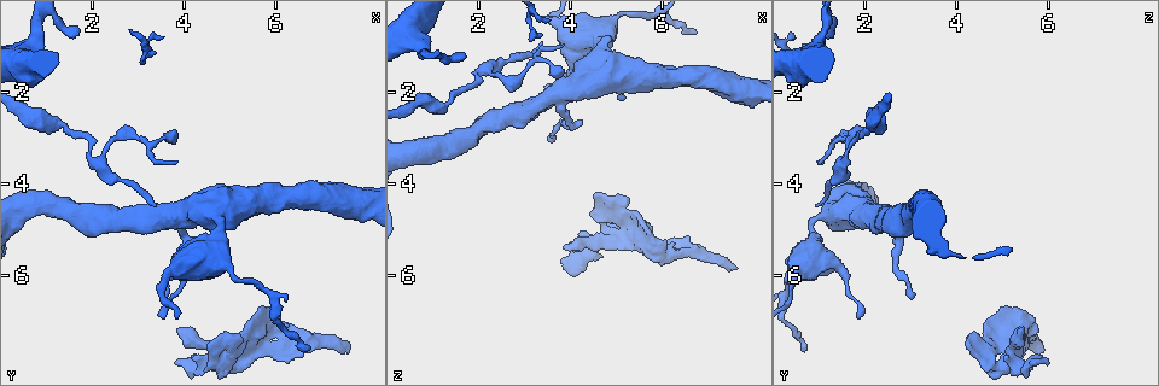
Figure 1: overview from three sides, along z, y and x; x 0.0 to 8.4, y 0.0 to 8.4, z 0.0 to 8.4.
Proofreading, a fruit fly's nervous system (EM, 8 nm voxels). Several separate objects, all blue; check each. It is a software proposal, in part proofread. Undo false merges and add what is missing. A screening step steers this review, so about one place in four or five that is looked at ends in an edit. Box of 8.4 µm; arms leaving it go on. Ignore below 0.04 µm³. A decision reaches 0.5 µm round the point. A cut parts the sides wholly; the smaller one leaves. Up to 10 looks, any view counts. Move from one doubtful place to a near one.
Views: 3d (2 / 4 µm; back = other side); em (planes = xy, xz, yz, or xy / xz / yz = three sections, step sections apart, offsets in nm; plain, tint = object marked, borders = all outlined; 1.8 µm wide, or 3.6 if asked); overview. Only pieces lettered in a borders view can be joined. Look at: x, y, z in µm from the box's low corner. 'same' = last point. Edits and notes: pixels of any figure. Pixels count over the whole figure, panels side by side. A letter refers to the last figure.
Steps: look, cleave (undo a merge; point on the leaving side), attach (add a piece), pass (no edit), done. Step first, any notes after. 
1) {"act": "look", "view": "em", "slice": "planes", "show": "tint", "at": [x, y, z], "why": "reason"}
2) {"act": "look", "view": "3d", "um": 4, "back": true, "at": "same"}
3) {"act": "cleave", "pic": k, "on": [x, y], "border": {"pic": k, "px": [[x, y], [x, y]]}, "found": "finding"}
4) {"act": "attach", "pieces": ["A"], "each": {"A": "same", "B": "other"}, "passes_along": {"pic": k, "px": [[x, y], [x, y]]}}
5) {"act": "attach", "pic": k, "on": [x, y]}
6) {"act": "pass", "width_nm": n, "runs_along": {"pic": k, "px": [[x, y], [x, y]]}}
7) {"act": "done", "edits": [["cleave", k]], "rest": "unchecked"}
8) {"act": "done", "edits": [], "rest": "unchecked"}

{"act": "look", "view": "em", "um": 3.6, "slice": "xz", "step": 4, "show": "borders", "at": [4.65, 7.45, 4.25], "why": "closes a loop"}

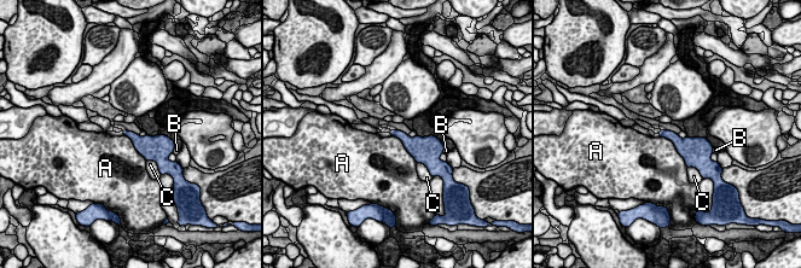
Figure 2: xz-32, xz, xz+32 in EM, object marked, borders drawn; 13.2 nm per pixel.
{"act": "pass", "each": {"A": "other", "B": "other", "C": "other"}, "found": "continuous, no second neuron"}

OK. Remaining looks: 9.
{"act": "look", "view": "em", "slice": "planes", "show": "borders", "at": [3.85, 7.90, 5.85], "why": "an open end"}

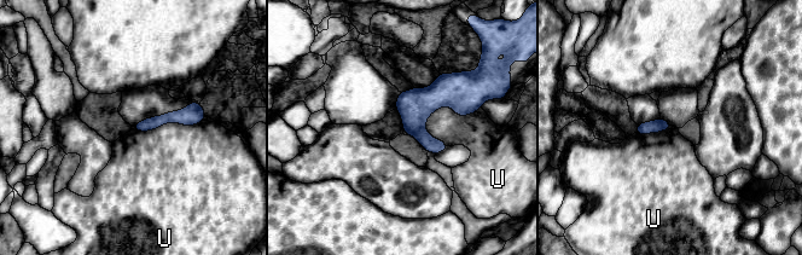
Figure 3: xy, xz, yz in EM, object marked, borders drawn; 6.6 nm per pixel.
{"act": "pass", "each": {"U": "other"}, "border": {"pic": 3, "px": [[481, 106], [424, 127]]}, "found": "none of them fits"}

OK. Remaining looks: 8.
{"act": "look", "view": "3d", "um": 4, "back": true, "at": [1.25, 2.75, 2.30], "why": "sudden change in width"}

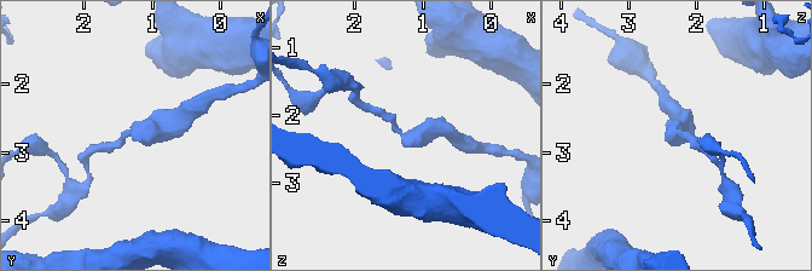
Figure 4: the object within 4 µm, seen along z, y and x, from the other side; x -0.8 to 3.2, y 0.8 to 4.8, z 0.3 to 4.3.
{"act": "look", "view": "em", "slice": "xy", "step": 4, "show": "borders", "at": [1.25, 2.75, 2.35]}

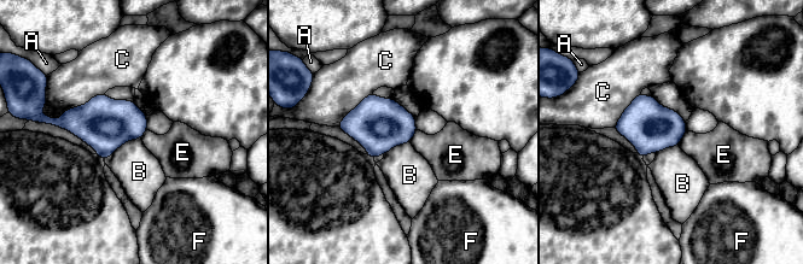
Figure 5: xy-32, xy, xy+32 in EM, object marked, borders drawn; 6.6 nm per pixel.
{"act": "pass", "longest_contact_nm": ["C", 400], "each": {"A": "other", "B": "other", "C": "other", "E": "other", "F": "other"}, "border": {"pic": 5, "px": [[140, 138], [124, 141], [105, 159]]}, "found": "continuous, no second neuron"}

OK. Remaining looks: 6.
{"act": "look", "view": "em", "slice": "planes", "show": "borders", "at": [1.65, 0.80, 1.15]}

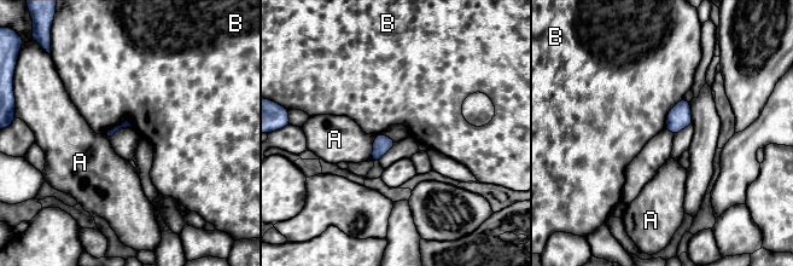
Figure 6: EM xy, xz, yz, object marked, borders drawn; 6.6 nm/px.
{"act": "pass", "longest_contact_nm": ["B", 220], "each": {"A": "other", "B": "other"}, "border": {"pic": 6, "px": [[683, 98], [668, 114], [665, 126]]}, "found": "none of them fits"}

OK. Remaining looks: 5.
{"act": "done", "edits": [], "rest": "unchecked"}

